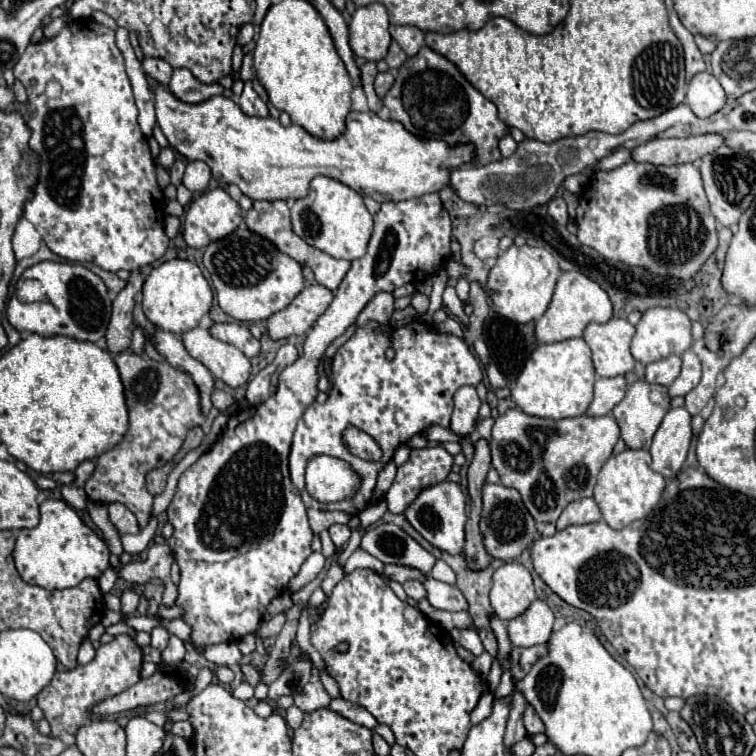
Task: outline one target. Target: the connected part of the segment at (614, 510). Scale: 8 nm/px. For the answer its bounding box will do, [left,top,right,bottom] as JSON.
[594,449,666,529]

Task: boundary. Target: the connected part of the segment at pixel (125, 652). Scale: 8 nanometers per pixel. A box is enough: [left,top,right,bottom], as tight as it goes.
[38,635,142,737]

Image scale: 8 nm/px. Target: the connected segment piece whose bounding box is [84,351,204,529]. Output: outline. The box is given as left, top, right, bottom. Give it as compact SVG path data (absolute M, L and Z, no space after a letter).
M130 351L114 357L124 385L128 407L128 431L114 449L102 453L96 459L96 469L88 477L84 489L94 503L122 503L138 519L138 527L144 529L152 515L152 495L146 489L146 473L166 465L180 451L190 427L204 423L200 413L200 393L188 373L174 369L166 361L142 359Z

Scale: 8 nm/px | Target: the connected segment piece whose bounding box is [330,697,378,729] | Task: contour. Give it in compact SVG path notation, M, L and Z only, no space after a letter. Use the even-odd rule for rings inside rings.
M342 697L332 699L330 709L336 709L336 713L340 713L340 715L348 717L350 721L356 721L358 725L364 725L364 727L368 727L368 729L374 729L374 727L378 725L378 721L376 721L376 717L374 717L372 713L368 713L364 707L356 705L356 703L352 703L352 701L346 701L346 699L342 699Z

